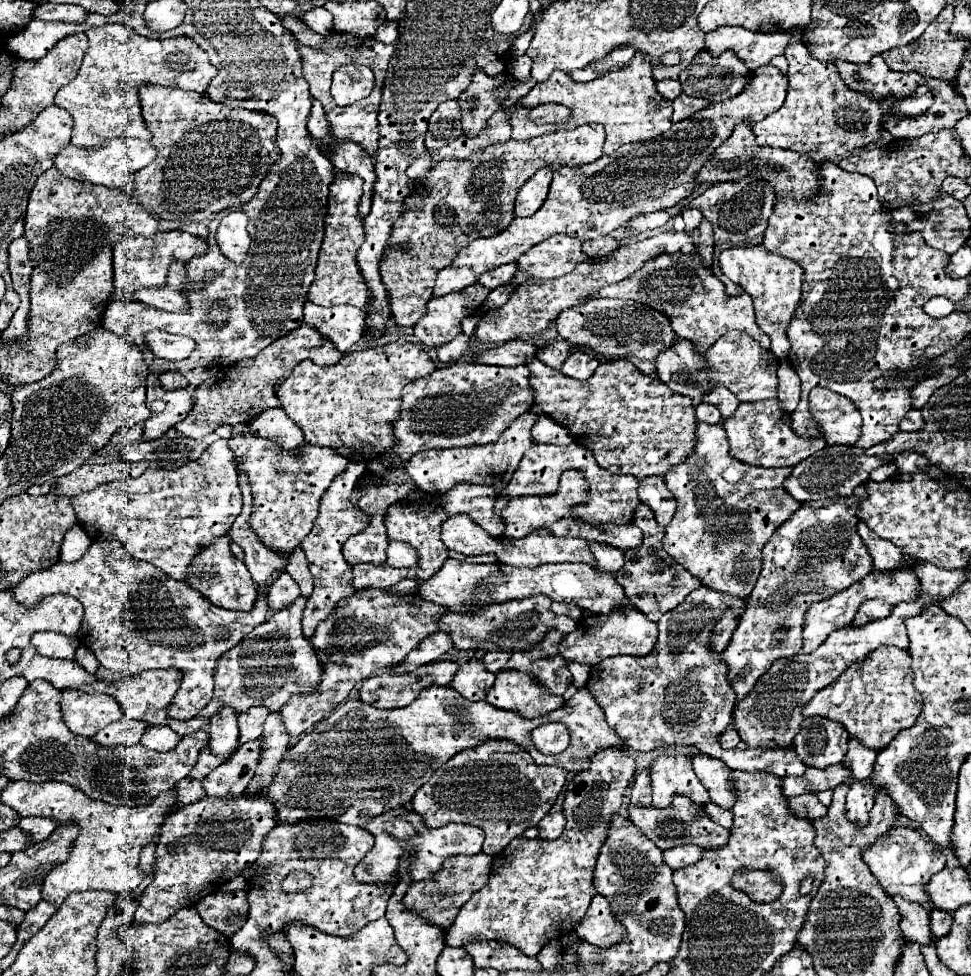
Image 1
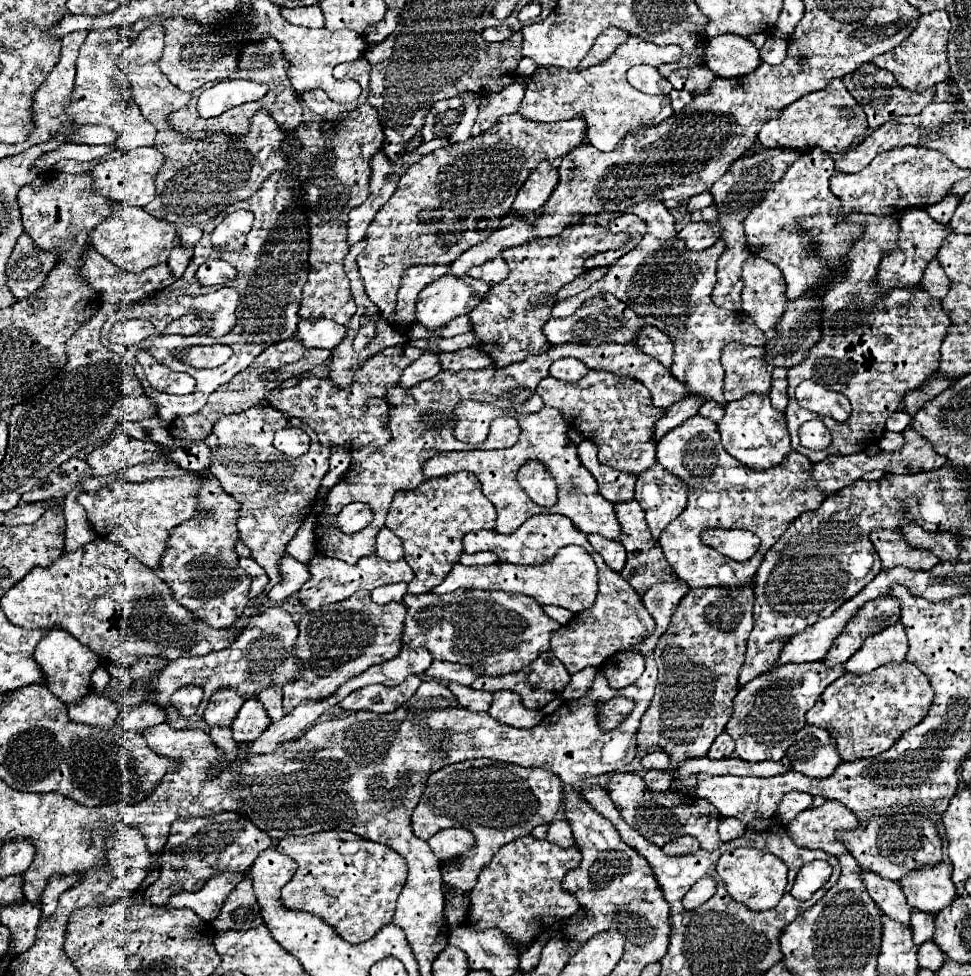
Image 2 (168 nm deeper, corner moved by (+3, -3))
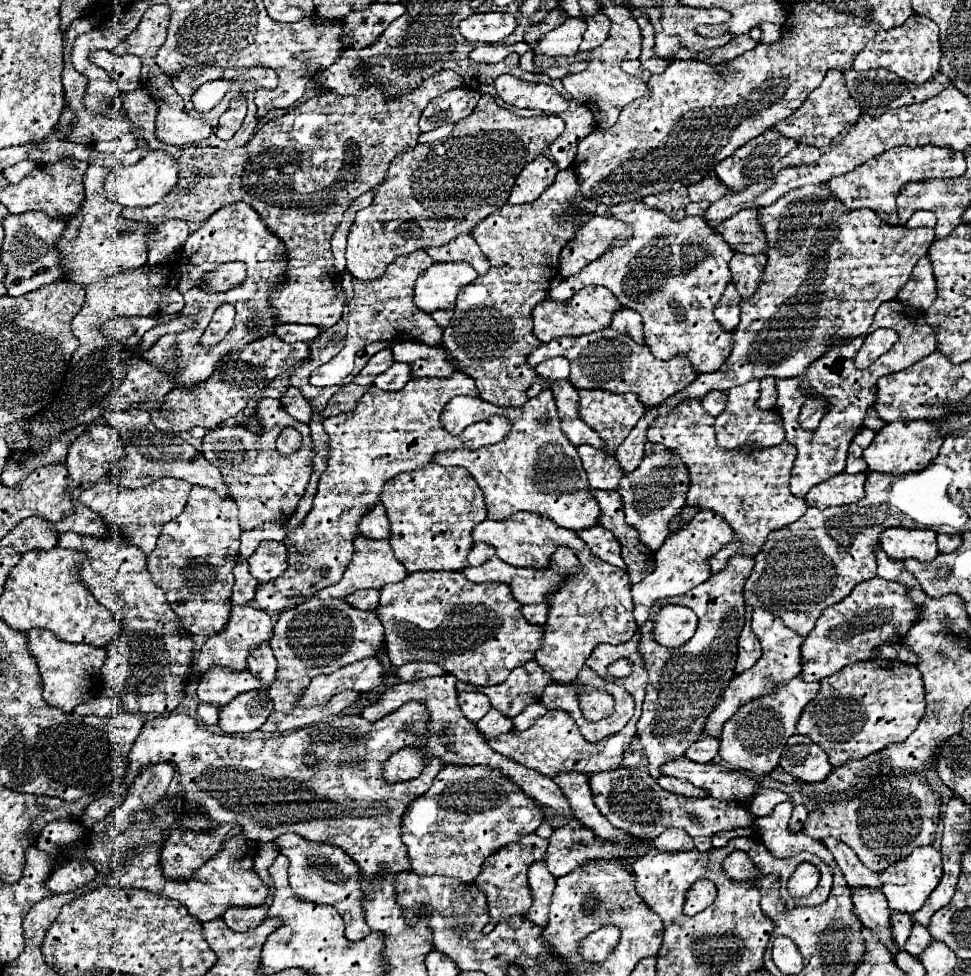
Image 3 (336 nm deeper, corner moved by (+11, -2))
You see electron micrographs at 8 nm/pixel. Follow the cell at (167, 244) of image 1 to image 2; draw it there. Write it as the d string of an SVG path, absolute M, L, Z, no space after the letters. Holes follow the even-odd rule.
M112 203L112 215L104 219L92 233L90 243L92 247L112 261L116 267L130 271L130 273L142 273L150 267L156 267L156 263L162 263L170 255L170 247L176 239L176 227L168 221L160 221L152 215L148 215L140 207L128 207L122 203Z

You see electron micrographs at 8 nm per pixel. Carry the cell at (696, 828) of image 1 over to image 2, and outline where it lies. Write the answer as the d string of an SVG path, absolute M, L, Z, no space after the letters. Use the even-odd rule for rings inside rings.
M620 773L614 775L608 783L608 795L616 809L620 811L622 819L632 825L644 839L650 843L662 847L670 843L676 837L682 835L692 835L700 841L700 847L704 851L718 849L722 845L722 839L718 837L718 823L720 823L720 813L706 801L694 797L694 795L680 795L680 793L648 793L642 779L632 773Z

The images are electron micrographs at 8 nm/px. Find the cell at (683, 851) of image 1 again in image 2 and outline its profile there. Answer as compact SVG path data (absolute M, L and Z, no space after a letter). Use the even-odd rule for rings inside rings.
M684 835L680 839L674 839L672 843L666 843L662 847L662 851L666 855L688 855L688 853L698 851L698 849L700 849L700 843L696 839L692 839L692 837L688 837L688 835Z

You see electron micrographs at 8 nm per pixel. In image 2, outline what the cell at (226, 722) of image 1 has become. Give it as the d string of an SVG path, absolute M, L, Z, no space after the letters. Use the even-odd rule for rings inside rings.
M224 689L224 691L214 693L210 697L210 703L208 703L204 715L202 715L204 723L208 727L230 727L244 701L246 701L246 697L238 695L232 689Z

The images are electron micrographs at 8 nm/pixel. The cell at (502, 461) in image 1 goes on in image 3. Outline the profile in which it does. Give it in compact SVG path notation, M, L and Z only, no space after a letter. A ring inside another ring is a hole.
M544 388L536 398L528 400L520 408L514 406L500 408L476 396L456 396L446 404L442 418L474 418L474 422L480 422L496 414L498 416L504 414L512 424L510 432L500 444L476 450L460 448L438 452L434 456L434 462L444 466L452 464L468 468L468 472L476 478L484 492L490 520L504 520L516 514L518 510L526 510L546 516L558 526L576 532L598 524L600 508L596 500L590 496L586 472L582 472L578 450L568 442L560 428L557 406L550 388ZM540 416L548 416L550 422L540 424L538 422Z

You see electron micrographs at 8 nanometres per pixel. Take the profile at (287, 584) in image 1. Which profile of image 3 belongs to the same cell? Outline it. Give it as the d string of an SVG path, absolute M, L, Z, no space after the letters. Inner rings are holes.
M264 540L256 548L256 552L248 558L250 574L258 582L276 580L276 578L280 578L280 574L284 574L286 566L288 566L286 560L288 560L288 552L286 552L284 542Z

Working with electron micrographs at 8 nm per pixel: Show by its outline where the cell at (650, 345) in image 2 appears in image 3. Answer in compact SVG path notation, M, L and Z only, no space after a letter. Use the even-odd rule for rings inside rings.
M622 306L622 308L614 314L614 318L612 318L612 324L610 324L610 326L612 326L614 330L618 330L618 332L626 332L626 334L630 334L636 342L644 344L642 318L640 318L640 314L638 314L638 312L628 310L626 306Z

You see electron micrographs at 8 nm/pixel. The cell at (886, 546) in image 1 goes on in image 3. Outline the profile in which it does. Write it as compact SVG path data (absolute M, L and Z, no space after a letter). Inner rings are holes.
M886 528L880 536L880 546L896 560L916 558L920 562L932 562L938 556L936 534L932 530Z

